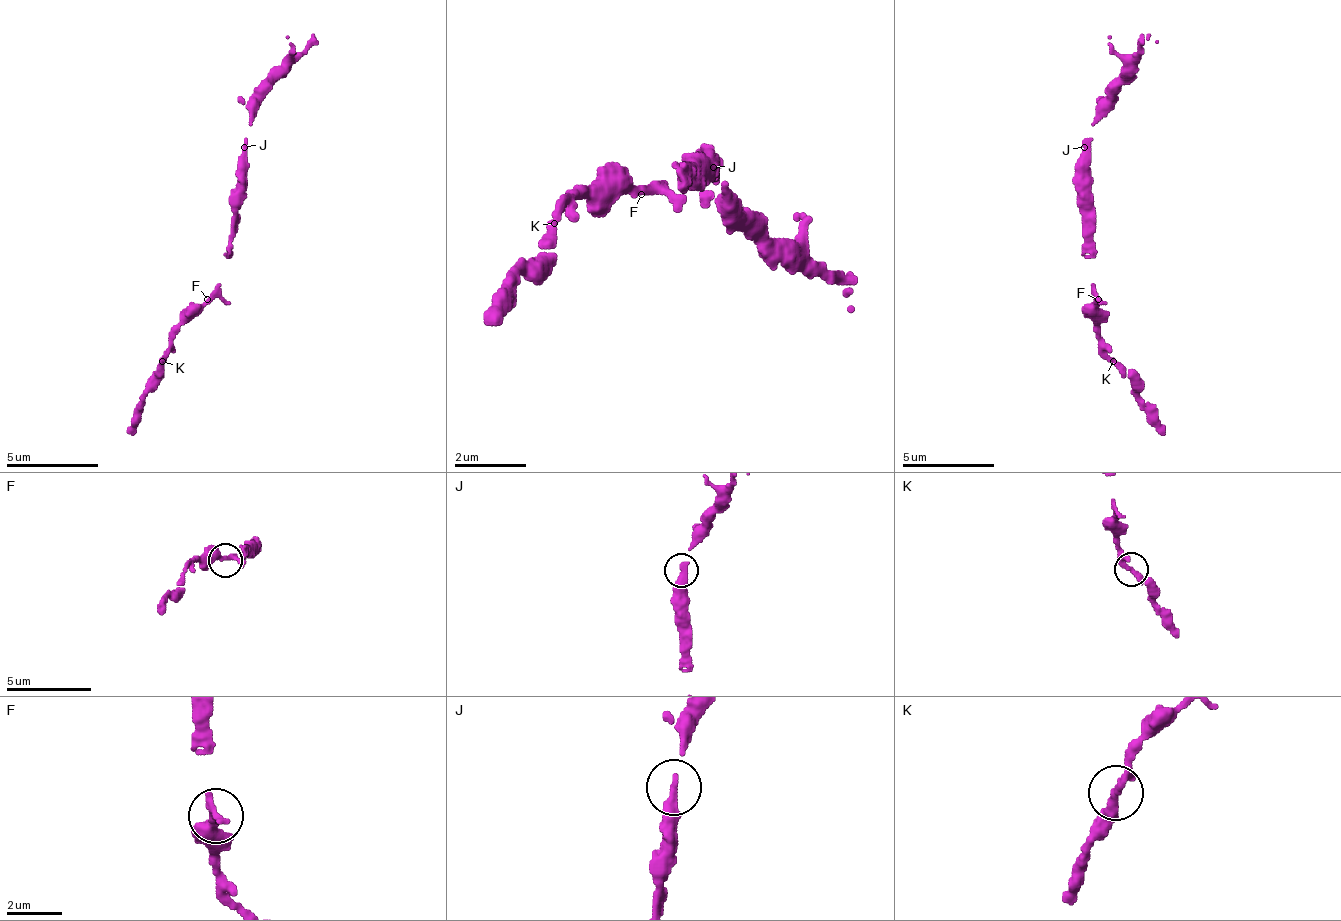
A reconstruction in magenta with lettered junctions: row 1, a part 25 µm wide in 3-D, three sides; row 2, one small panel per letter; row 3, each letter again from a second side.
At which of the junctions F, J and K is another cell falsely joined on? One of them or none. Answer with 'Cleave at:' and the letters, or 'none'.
Cleave at: none

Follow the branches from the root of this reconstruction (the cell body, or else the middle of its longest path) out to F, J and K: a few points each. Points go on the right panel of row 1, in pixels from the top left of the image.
F: (1088, 235), (1093, 295), (1098, 299)
J: (1088, 235), (1088, 221), (1084, 216), (1084, 147)
K: (1088, 235), (1093, 322), (1098, 327), (1102, 350), (1112, 359)

